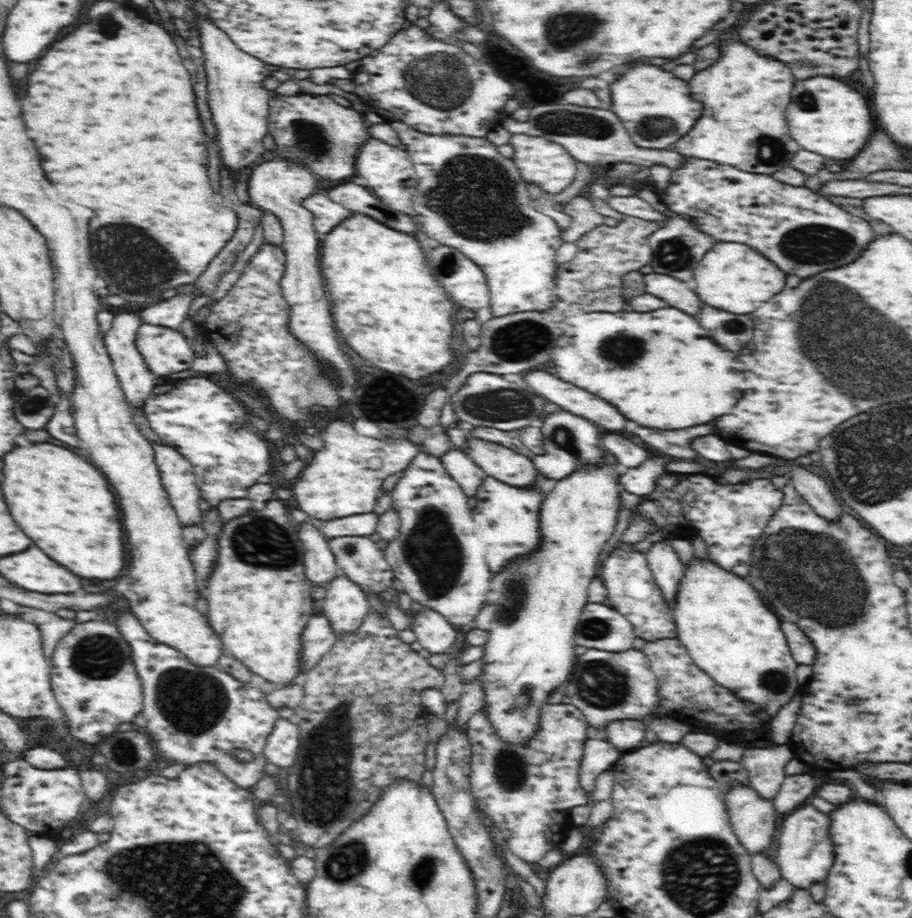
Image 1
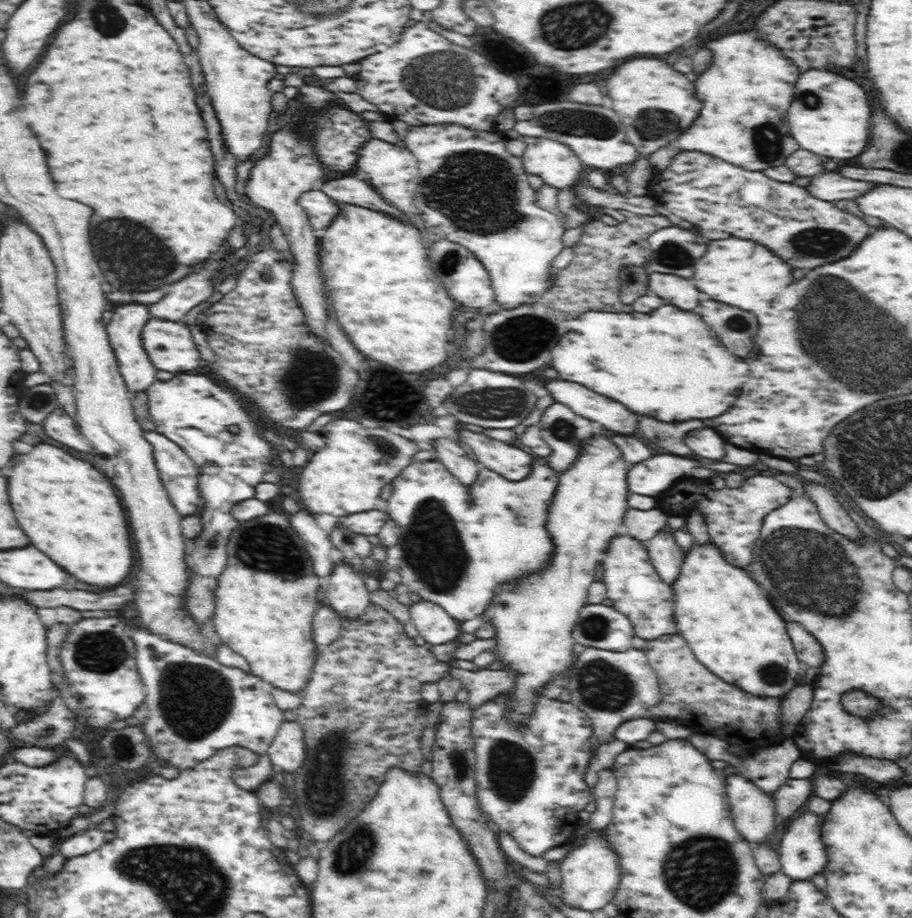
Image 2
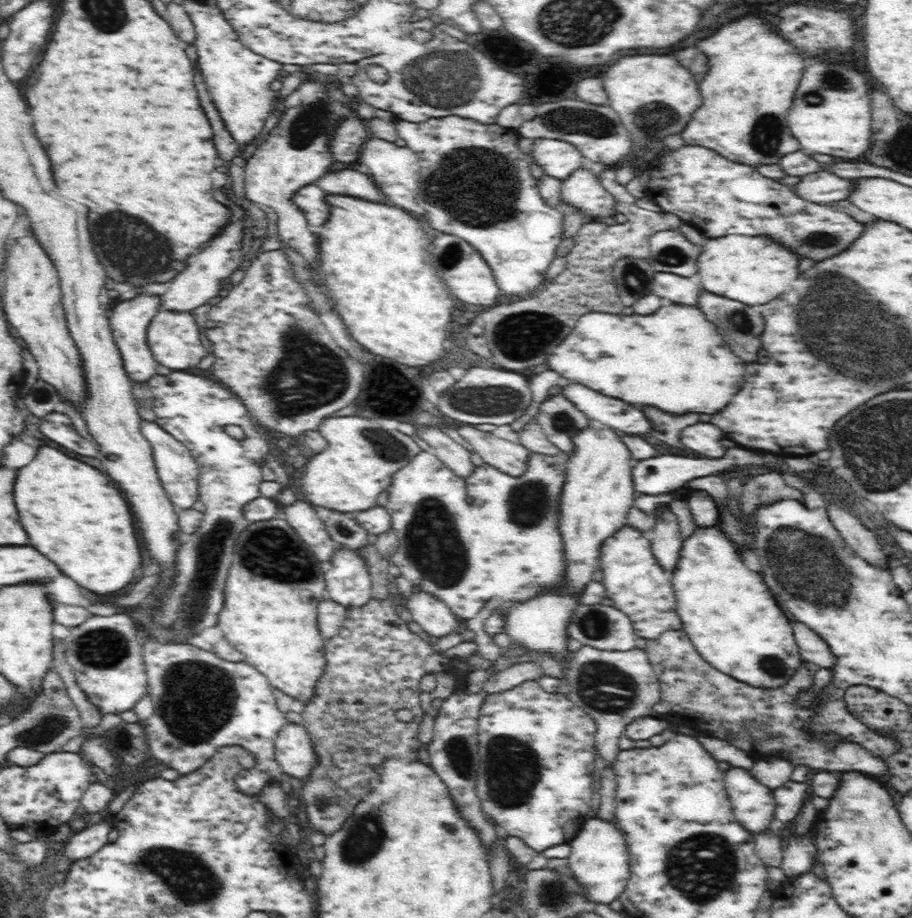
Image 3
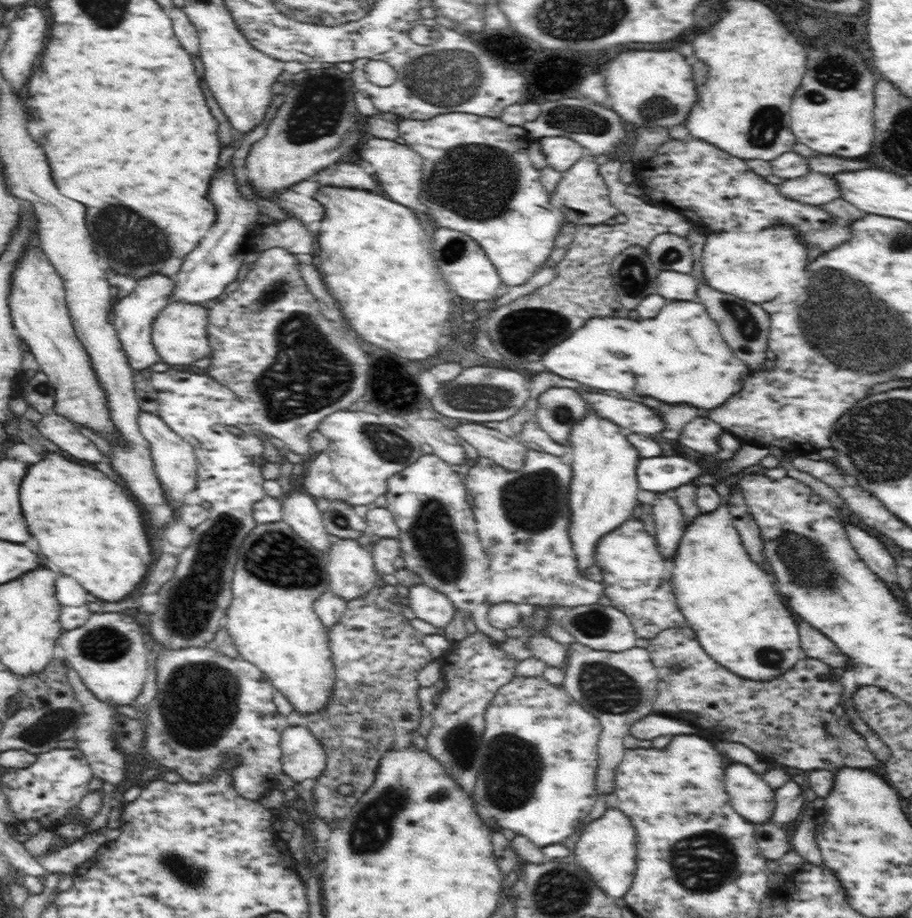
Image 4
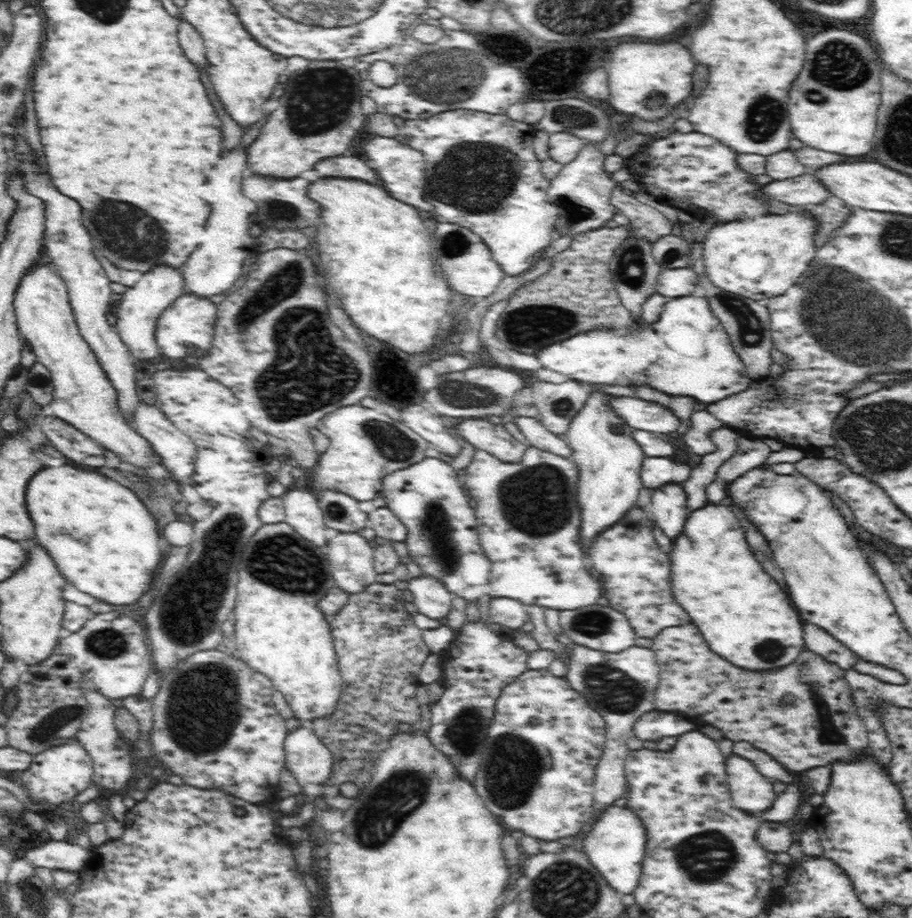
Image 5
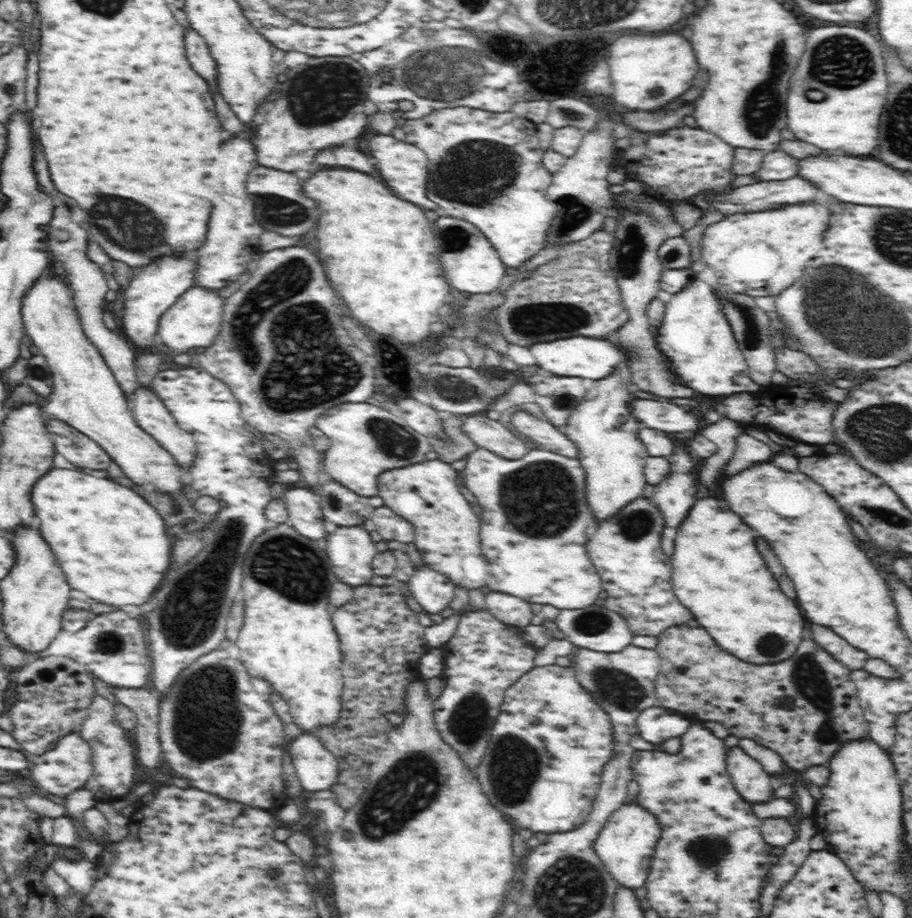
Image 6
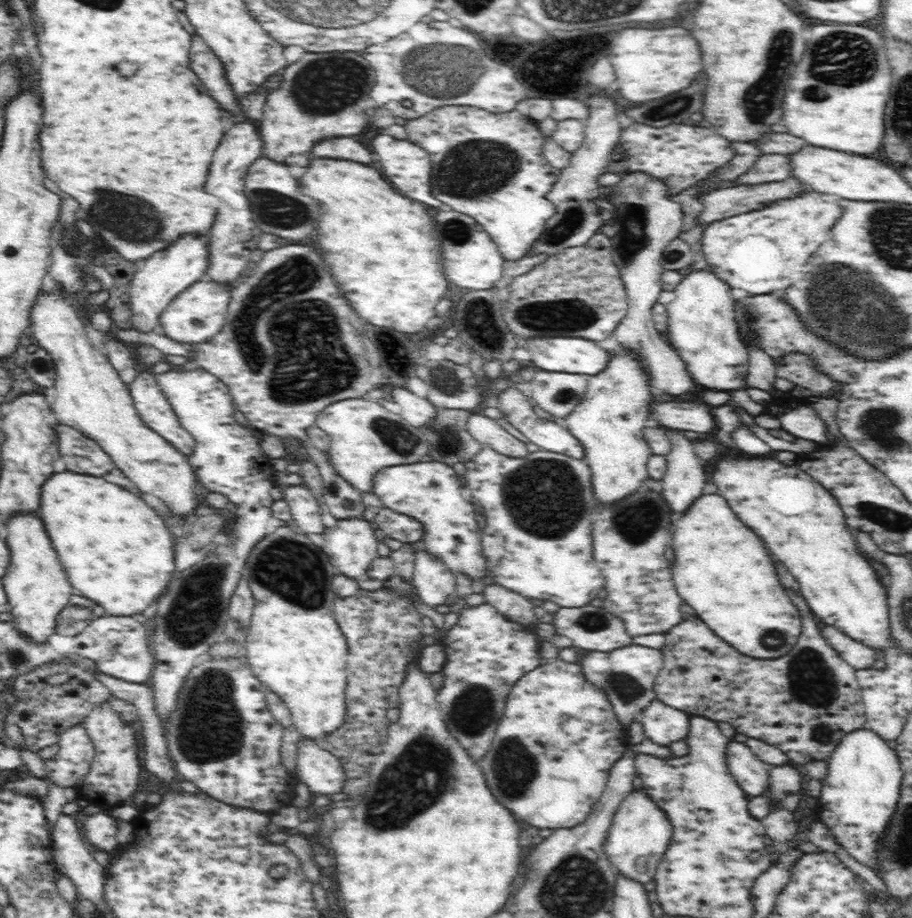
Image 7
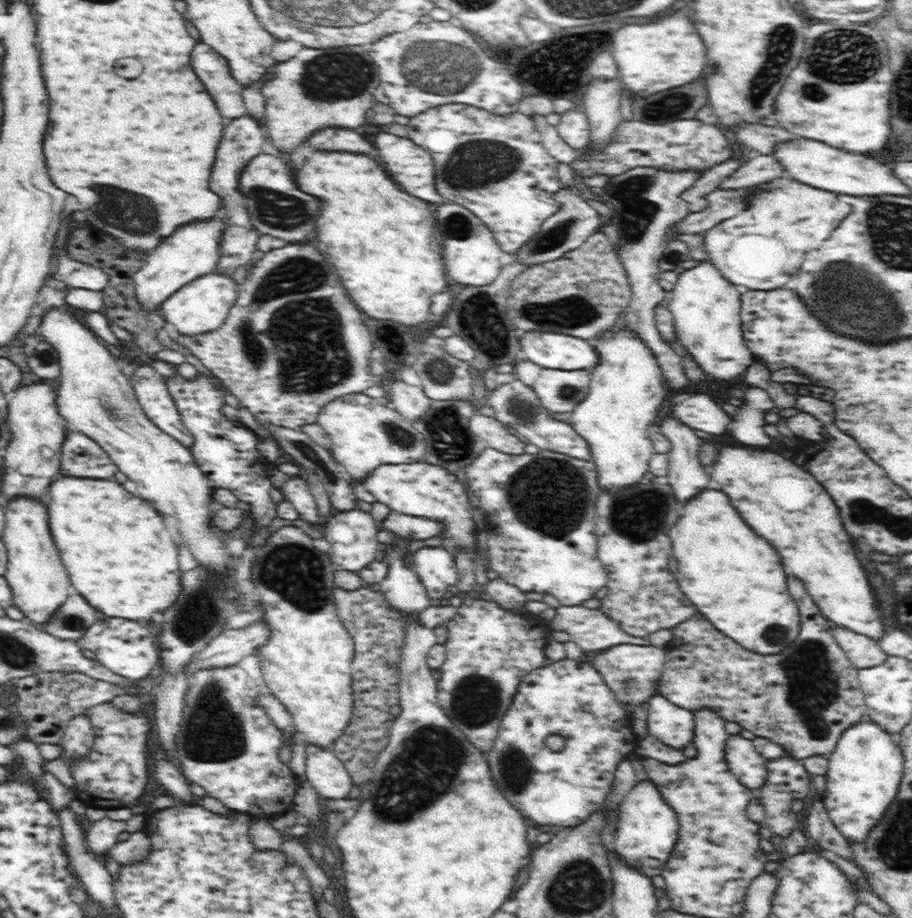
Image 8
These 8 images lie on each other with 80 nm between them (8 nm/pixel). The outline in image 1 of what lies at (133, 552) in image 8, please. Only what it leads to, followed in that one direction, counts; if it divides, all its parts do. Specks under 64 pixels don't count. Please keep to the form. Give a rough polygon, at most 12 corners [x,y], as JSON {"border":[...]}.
{"border":[[53,443],[12,447],[16,524],[82,578],[122,572],[106,478]]}

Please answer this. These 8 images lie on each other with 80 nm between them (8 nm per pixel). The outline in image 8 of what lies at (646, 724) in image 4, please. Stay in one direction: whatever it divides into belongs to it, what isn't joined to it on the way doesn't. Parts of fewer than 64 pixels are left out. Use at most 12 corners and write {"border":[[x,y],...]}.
{"border":[[657,693],[649,698],[650,735],[678,751],[693,745],[692,711]]}

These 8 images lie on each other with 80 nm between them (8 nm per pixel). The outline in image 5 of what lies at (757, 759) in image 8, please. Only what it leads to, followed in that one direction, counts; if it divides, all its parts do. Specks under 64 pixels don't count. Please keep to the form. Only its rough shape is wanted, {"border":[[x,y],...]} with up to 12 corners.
{"border":[[728,757],[735,808],[757,816],[774,804],[771,780],[750,760]]}

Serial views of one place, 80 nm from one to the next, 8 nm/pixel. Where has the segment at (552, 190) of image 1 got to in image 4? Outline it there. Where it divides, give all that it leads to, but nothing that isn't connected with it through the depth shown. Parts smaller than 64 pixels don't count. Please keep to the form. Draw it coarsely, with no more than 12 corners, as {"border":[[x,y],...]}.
{"border":[[568,137],[538,139],[550,168],[564,173],[588,154]]}

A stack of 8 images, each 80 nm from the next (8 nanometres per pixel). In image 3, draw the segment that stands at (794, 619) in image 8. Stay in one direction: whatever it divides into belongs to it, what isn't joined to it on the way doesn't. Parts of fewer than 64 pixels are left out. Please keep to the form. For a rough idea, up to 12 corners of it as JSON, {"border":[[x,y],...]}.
{"border":[[696,528],[671,583],[707,664],[753,688],[801,666],[732,544]]}

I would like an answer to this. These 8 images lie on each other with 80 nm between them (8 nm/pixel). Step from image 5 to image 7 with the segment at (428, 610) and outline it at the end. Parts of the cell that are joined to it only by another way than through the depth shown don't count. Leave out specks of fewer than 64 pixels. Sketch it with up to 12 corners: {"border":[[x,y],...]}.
{"border":[[415,553],[412,587],[421,602],[451,602],[456,575]]}

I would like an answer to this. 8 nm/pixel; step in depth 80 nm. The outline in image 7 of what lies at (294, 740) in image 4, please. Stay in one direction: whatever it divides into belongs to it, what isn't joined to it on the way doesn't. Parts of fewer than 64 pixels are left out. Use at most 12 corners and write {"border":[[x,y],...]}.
{"border":[[301,737],[297,781],[313,795],[338,794],[337,756]]}

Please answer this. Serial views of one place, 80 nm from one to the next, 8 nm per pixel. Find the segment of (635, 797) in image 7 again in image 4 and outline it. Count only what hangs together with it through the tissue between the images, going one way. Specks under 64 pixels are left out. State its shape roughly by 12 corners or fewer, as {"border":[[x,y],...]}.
{"border":[[618,807],[585,826],[570,858],[602,893],[630,890],[636,836]]}

